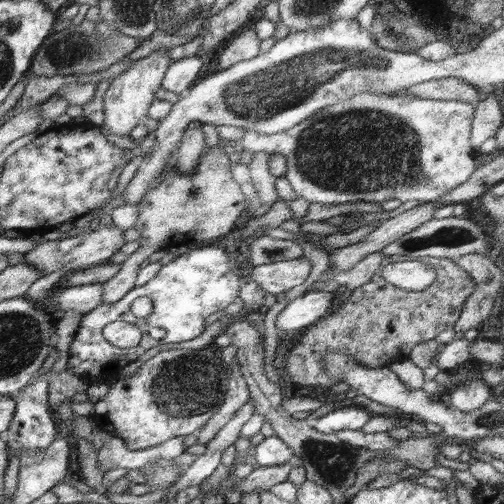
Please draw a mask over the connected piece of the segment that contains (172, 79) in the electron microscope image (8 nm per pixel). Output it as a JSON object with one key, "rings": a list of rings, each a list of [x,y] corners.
{"rings":[[[193,56],[184,57],[169,65],[164,75],[163,88],[177,95],[184,95],[190,89],[194,80],[202,70],[204,58]]]}

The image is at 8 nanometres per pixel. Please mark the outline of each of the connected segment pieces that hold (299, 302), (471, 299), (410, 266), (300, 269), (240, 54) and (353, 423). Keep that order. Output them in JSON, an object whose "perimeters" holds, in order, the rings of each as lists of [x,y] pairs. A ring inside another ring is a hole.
{"perimeters":[[[[308,291],[290,301],[278,314],[274,324],[277,329],[288,333],[298,328],[311,327],[332,312],[337,295],[336,292]]],[[[480,254],[462,256],[454,262],[468,272],[476,283],[474,292],[466,298],[461,314],[452,326],[455,332],[466,332],[489,322],[496,295],[502,287],[502,268]]],[[[421,260],[394,262],[381,269],[380,274],[389,283],[410,292],[427,290],[438,277],[437,270]]],[[[306,258],[262,264],[254,268],[252,279],[270,294],[287,292],[309,277],[312,264]]],[[[246,30],[240,36],[229,40],[228,46],[222,50],[218,66],[222,70],[234,66],[243,60],[252,60],[261,53],[261,40],[256,36],[255,30]]],[[[352,403],[345,407],[340,406],[338,410],[332,410],[330,413],[311,421],[311,423],[316,430],[324,433],[336,433],[340,430],[361,430],[373,415],[361,406]]]]}

